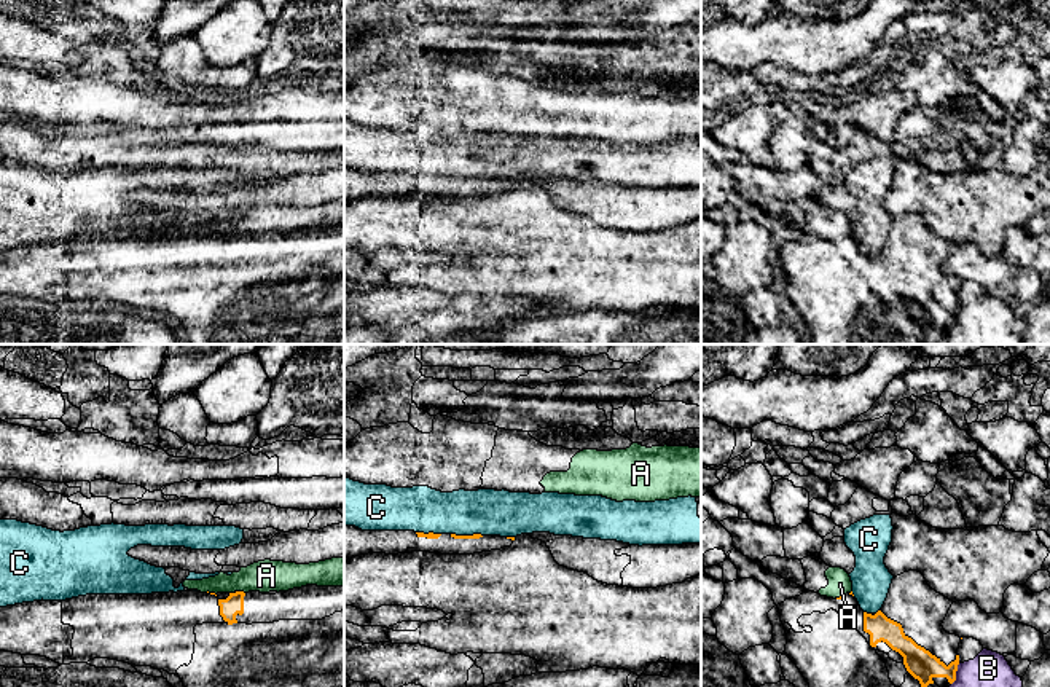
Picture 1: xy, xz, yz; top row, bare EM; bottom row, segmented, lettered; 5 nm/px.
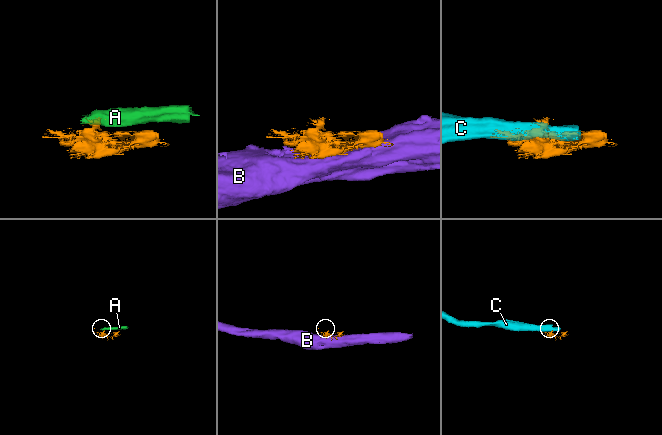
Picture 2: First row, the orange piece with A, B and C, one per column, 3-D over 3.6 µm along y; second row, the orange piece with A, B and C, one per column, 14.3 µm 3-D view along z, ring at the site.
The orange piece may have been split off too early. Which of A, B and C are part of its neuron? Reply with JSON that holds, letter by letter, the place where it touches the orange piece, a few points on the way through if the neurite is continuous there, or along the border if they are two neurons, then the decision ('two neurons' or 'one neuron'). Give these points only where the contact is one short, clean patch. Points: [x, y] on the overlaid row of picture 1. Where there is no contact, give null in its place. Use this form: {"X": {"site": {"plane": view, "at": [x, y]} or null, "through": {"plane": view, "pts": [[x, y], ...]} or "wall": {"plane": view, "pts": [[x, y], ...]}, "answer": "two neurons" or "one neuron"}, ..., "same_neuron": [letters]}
{"A": {"site": {"plane": "xy", "at": [241, 592]}, "wall": {"plane": "xy", "pts": [[236, 590], [244, 593]]}, "answer": "two neurons"}, "B": {"site": {"plane": "yz", "at": [955, 675]}, "answer": "two neurons"}, "C": {"site": {"plane": "xz", "at": [467, 536]}, "answer": "two neurons"}, "same_neuron": []}

